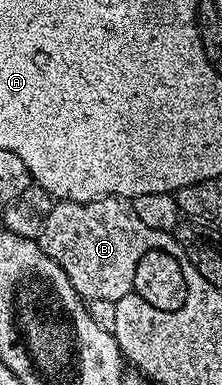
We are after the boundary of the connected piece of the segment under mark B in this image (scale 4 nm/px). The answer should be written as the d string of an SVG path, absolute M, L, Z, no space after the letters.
M101 197L88 203L55 200L48 219L44 219L40 244L48 256L53 257L56 264L66 272L68 279L72 279L72 287L76 287L76 291L87 302L110 300L118 303L122 296L133 294L136 263L140 263L148 251L164 251L179 259L185 258L188 253L187 246L173 232L156 231L140 223L140 215L136 215L133 204L125 197Z

